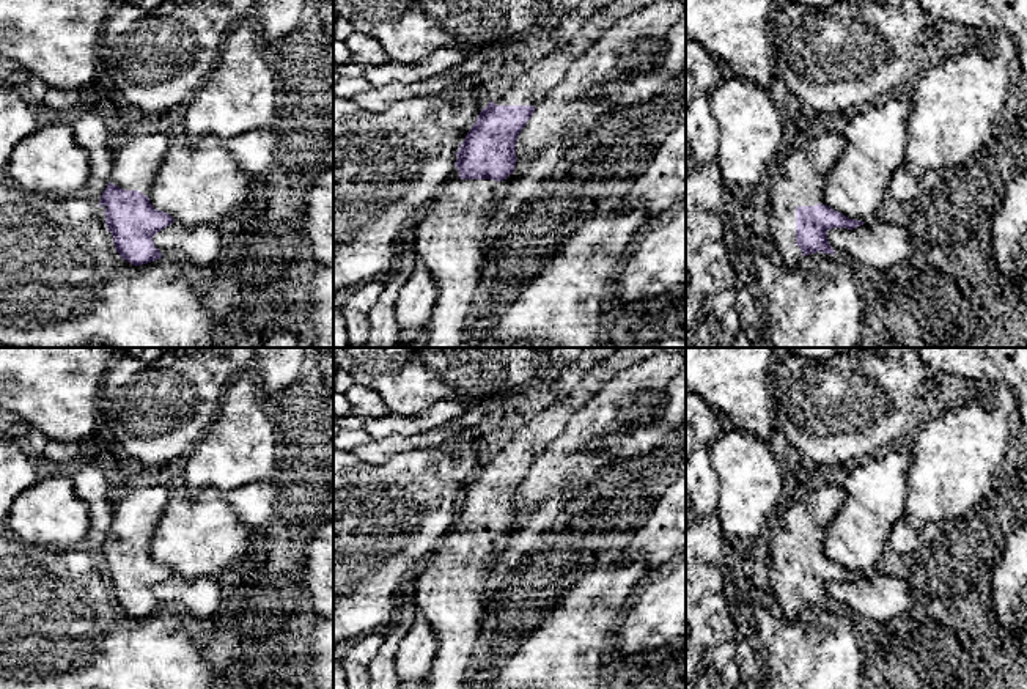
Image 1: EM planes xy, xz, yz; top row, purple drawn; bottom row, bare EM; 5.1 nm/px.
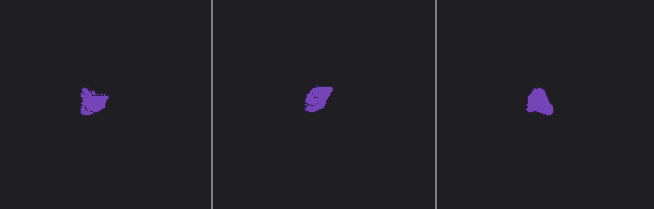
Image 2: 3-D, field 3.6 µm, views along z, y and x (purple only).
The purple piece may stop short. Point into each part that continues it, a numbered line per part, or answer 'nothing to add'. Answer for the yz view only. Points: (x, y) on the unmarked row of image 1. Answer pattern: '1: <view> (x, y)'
1: yz (798, 530)

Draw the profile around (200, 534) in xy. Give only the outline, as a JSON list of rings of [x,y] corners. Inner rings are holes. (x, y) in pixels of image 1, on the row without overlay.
[[[209,486],[192,494],[187,488],[173,488],[149,555],[187,579],[219,577],[244,562],[250,530],[219,489]]]

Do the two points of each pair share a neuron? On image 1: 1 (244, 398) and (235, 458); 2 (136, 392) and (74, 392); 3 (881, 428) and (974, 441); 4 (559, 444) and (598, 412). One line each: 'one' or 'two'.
1: one
2: two
3: two
4: one

